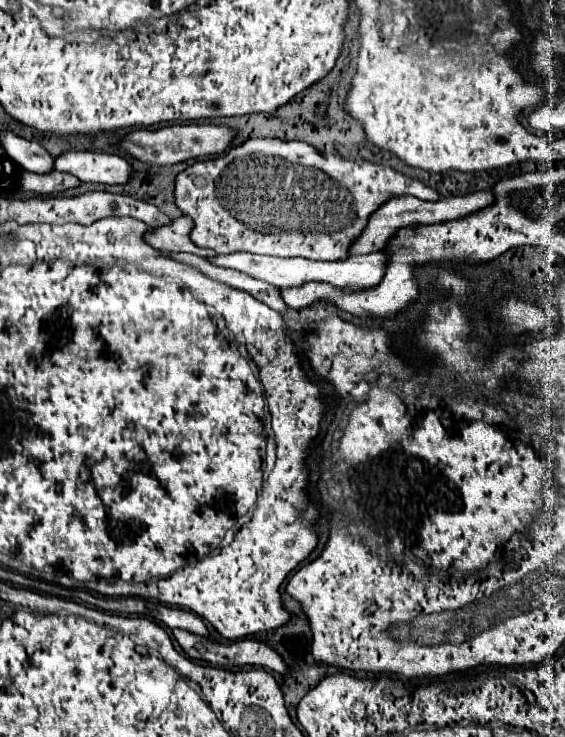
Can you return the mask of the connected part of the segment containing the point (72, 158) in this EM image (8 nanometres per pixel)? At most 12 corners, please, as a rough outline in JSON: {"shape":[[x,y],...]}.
{"shape":[[68,150],[54,168],[82,182],[124,184],[128,160],[90,150]]}

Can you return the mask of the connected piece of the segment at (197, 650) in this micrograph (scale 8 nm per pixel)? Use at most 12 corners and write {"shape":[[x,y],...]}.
{"shape":[[182,628],[172,630],[194,660],[216,666],[266,666],[288,668],[262,642],[222,644]]}

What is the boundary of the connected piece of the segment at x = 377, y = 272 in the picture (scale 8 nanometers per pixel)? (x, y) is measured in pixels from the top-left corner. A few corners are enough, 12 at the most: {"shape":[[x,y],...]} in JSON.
{"shape":[[250,252],[208,262],[278,288],[330,282],[372,288],[384,276],[382,252],[324,262]]}

